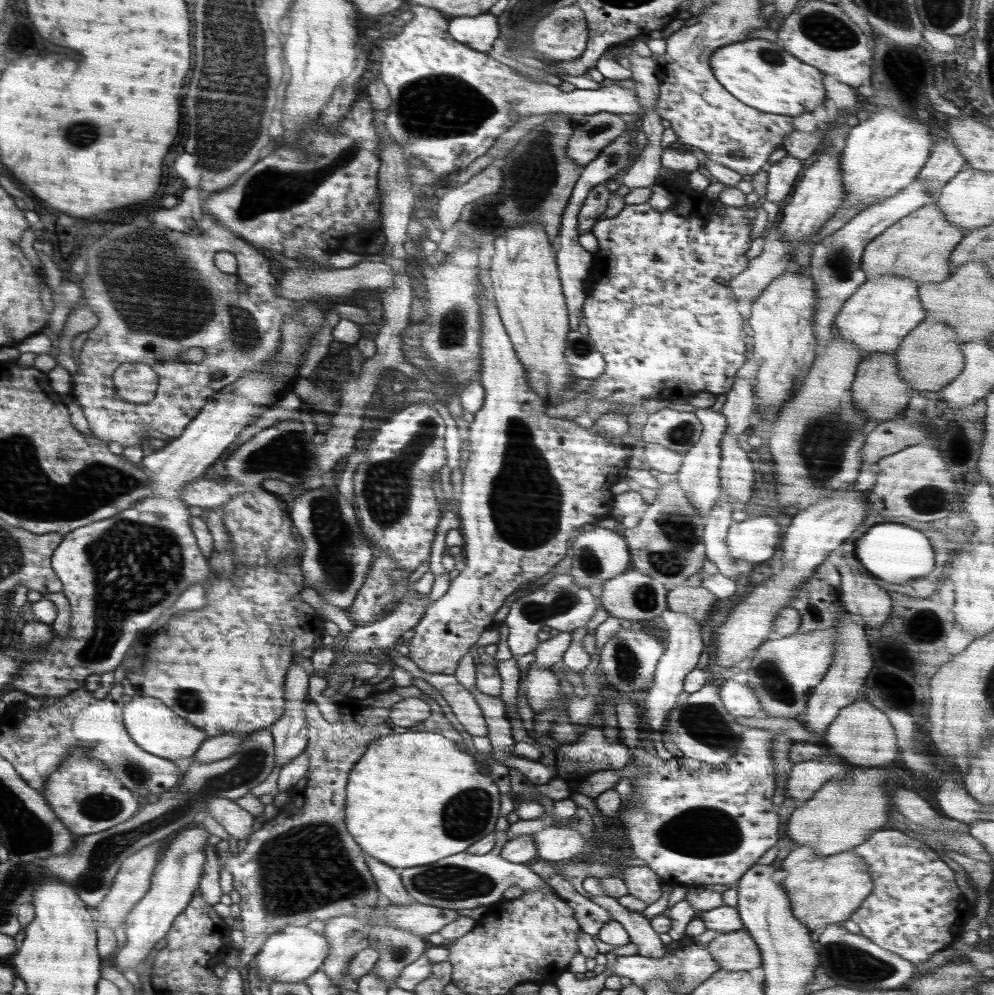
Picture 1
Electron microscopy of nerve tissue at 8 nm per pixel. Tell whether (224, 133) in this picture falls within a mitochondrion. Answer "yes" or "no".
yes

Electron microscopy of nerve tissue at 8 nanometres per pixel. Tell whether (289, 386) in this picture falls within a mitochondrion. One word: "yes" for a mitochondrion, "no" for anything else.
no

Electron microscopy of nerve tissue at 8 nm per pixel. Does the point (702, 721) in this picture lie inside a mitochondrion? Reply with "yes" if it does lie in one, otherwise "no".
yes

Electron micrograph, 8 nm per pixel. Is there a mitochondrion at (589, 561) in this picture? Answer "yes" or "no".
yes

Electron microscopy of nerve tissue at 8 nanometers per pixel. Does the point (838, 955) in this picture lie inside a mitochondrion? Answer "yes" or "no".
yes

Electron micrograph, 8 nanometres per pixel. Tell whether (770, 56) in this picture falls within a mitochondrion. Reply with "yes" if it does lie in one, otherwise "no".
yes

